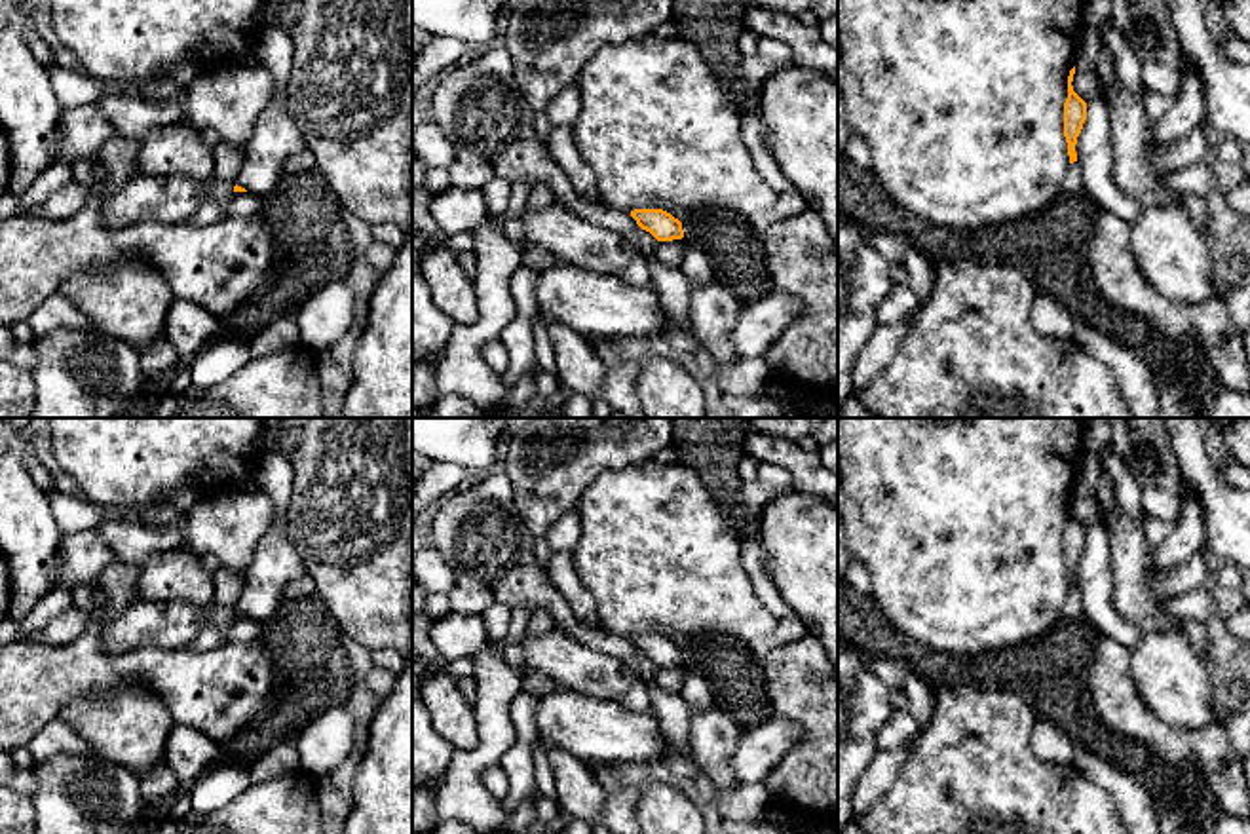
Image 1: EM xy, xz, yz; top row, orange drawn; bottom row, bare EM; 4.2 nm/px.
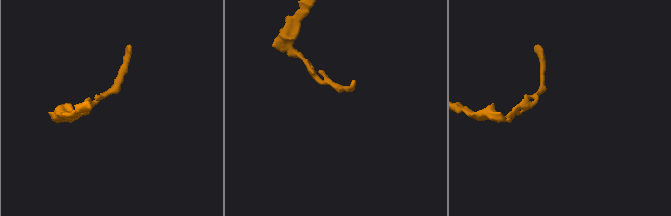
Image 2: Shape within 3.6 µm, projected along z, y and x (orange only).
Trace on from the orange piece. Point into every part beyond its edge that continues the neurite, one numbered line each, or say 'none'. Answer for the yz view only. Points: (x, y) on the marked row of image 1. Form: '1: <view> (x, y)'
none

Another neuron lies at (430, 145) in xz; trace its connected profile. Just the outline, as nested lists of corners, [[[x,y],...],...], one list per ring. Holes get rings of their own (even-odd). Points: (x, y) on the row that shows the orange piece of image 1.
[[[433,122],[412,129],[412,154],[427,169],[448,169],[456,160],[452,142]]]

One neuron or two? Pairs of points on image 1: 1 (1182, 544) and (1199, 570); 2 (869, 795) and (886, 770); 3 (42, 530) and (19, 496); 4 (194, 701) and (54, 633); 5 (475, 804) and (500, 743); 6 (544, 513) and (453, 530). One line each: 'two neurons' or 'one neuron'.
1: two neurons
2: one neuron
3: one neuron
4: two neurons
5: one neuron
6: two neurons

